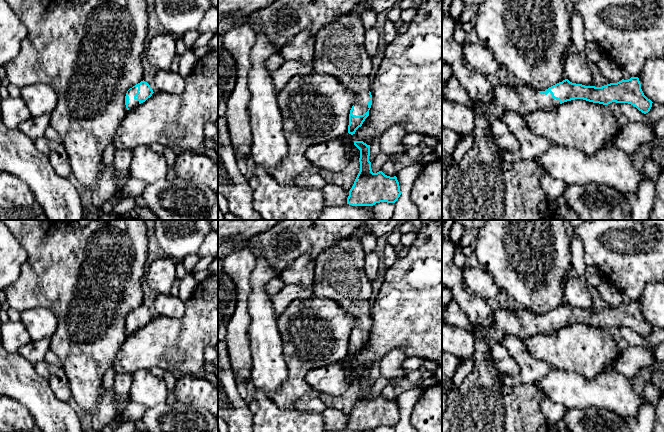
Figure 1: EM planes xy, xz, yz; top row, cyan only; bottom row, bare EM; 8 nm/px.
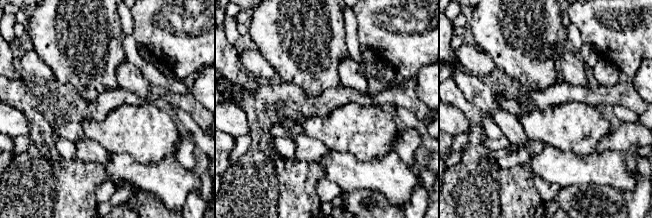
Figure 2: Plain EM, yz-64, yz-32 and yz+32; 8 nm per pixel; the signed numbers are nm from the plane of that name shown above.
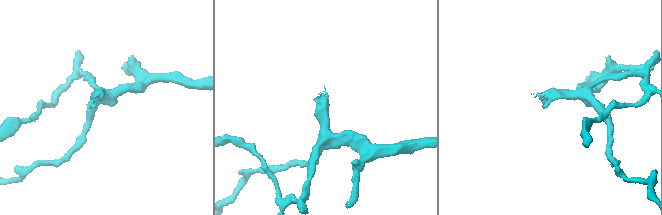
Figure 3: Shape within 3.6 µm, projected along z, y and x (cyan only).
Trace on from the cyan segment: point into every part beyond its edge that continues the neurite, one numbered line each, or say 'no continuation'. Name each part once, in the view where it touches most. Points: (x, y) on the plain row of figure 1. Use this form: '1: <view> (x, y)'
1: xy (133, 327)

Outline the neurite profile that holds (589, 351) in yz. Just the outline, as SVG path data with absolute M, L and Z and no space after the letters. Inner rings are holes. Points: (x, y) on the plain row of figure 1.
M575 323L550 334L537 334L523 341L528 353L552 368L575 372L586 380L613 372L612 363L621 349L607 329Z

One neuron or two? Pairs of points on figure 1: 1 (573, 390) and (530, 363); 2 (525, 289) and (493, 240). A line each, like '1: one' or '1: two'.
1: two
2: one

